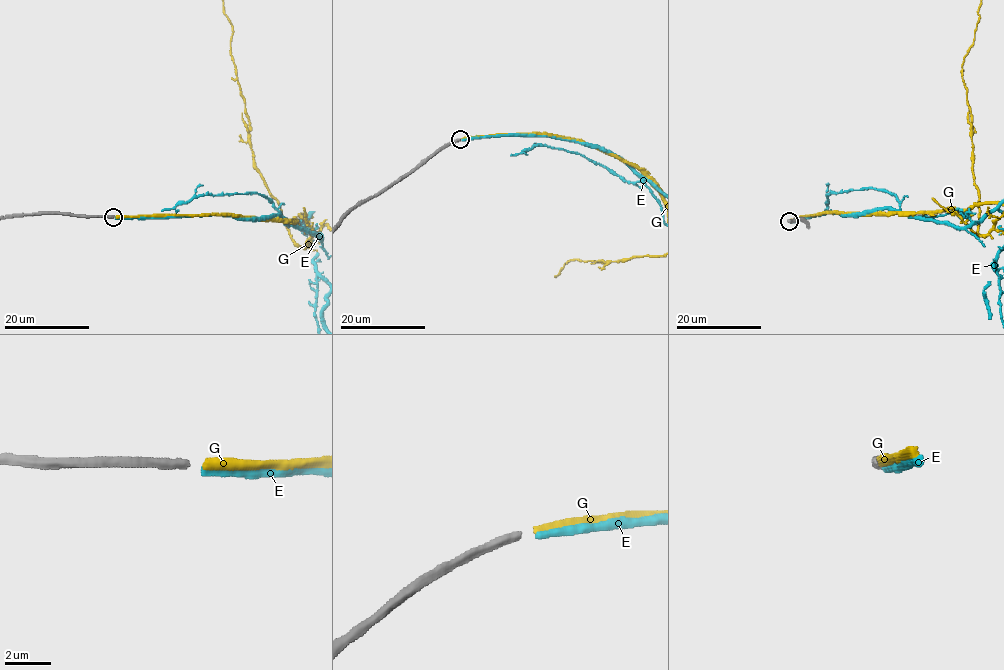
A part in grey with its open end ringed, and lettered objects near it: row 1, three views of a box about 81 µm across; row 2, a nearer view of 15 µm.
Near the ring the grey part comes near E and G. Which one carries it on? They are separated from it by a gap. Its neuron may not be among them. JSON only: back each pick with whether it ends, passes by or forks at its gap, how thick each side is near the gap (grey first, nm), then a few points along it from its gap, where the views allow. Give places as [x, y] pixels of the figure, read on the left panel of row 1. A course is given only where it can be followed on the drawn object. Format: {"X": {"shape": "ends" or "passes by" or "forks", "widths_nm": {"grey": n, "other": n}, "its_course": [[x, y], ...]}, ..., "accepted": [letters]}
{"G": {"shape": "ends", "widths_nm": {"grey": 340, "other": 400}}, "accepted": ["G"]}

